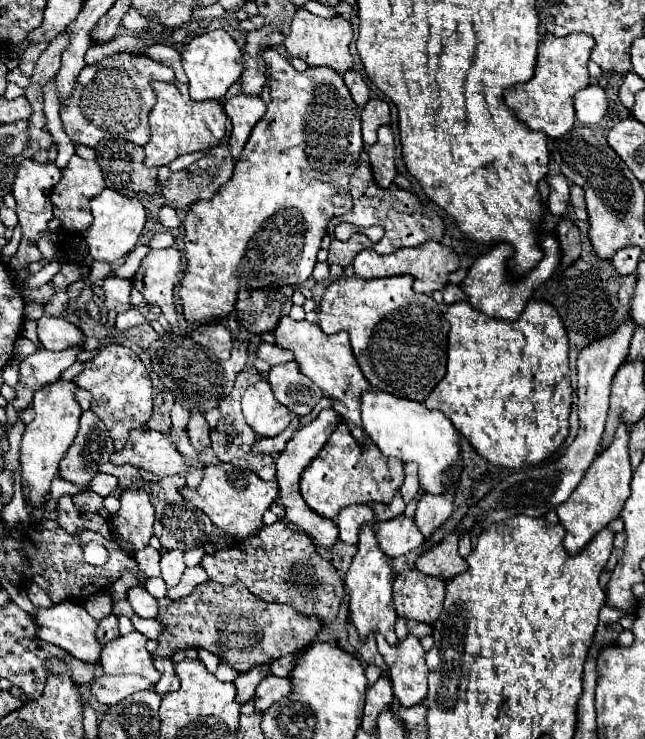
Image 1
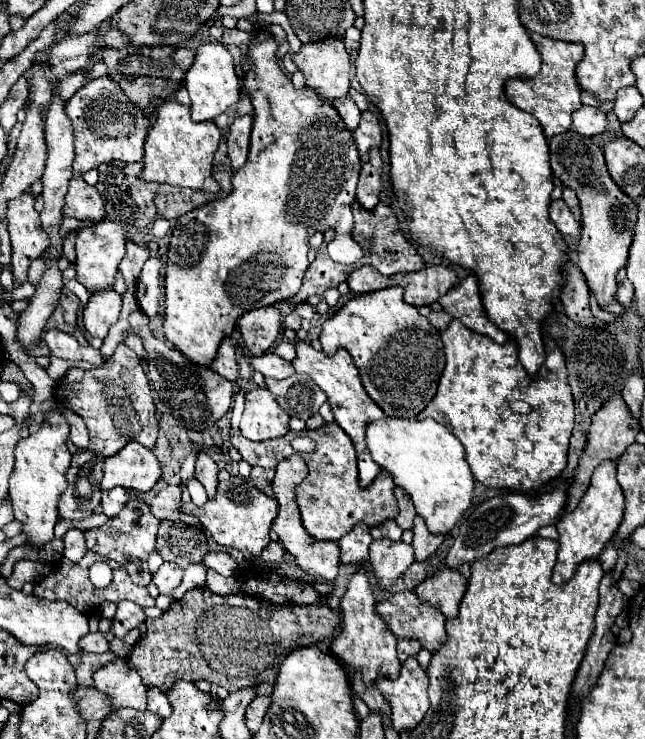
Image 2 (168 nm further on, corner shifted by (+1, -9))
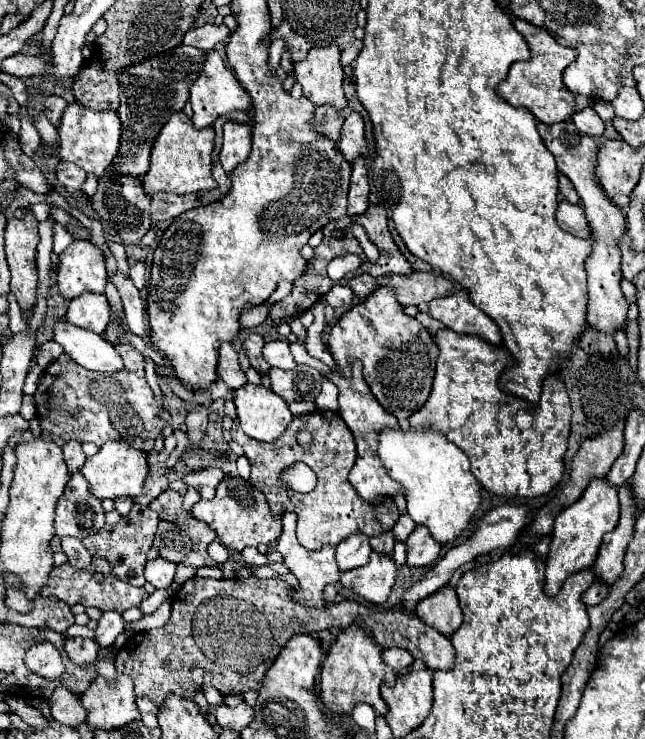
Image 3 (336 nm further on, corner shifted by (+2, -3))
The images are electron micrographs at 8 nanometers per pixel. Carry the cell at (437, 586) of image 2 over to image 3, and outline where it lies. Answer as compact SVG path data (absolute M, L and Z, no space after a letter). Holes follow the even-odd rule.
M444 586L440 592L424 598L420 606L416 606L416 616L444 636L452 636L462 624L462 610L458 606L456 592L450 586Z

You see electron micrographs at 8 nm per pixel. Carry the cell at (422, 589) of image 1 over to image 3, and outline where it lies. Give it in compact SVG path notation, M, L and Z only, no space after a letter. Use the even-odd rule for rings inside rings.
M190 578L188 582L184 582L182 584L182 588L172 596L172 616L170 616L170 620L168 620L168 624L164 626L164 628L158 628L158 630L146 630L146 632L140 632L140 634L136 634L136 636L132 636L122 648L120 648L120 652L118 652L118 656L116 656L116 670L118 670L118 674L126 674L126 676L130 676L132 678L132 682L134 682L134 690L136 690L136 696L146 696L146 698L150 698L158 708L164 704L164 700L166 700L166 696L170 696L170 694L176 694L176 696L180 696L180 698L188 698L188 700L192 700L194 698L194 694L200 690L200 688L204 688L204 686L214 686L220 694L224 694L224 696L228 696L228 694L242 694L242 692L248 692L248 690L260 690L260 686L262 686L262 680L264 680L264 674L266 674L266 670L270 668L270 664L274 662L274 658L278 656L278 652L284 648L284 644L294 636L294 634L310 634L310 632L318 632L318 630L324 630L324 628L334 628L334 626L338 626L338 628L348 628L350 624L358 624L358 626L362 626L362 628L366 628L370 634L372 634L372 638L376 640L376 644L380 644L380 648L404 648L404 650L408 650L410 654L412 654L412 658L418 658L418 660L422 660L430 670L452 670L452 666L454 666L454 646L452 646L452 642L444 636L444 634L440 634L440 632L436 632L434 628L428 628L426 624L422 624L420 622L420 618L416 616L416 614L402 614L402 610L400 610L400 606L396 606L396 608L390 608L388 612L374 612L374 610L368 610L366 606L362 606L362 604L358 604L358 602L354 602L354 600L342 600L340 604L330 604L330 606L326 606L326 608L306 608L306 606L302 606L302 604L298 604L298 602L294 602L292 598L290 598L290 584L288 582L284 582L284 580L278 580L278 578L268 578L268 580L260 580L260 578L232 578L232 580L226 580L226 578L222 578L222 580L212 580L212 578Z

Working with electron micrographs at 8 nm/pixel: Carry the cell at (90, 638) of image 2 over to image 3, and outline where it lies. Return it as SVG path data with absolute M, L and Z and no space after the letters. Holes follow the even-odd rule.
M66 638L64 646L68 658L80 668L90 666L100 652L100 646L94 640L86 640L86 638Z

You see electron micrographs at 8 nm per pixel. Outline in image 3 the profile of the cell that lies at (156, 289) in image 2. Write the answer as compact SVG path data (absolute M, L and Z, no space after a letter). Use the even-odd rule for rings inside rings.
M136 262L136 264L130 268L130 278L134 280L136 288L146 296L146 282L148 282L148 276L146 276L146 266L144 266L144 262Z

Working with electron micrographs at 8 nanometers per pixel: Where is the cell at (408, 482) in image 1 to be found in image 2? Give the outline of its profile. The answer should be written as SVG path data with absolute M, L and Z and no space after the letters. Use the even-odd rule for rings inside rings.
M395 488L395 496L397 496L397 502L399 502L399 516L395 518L397 524L407 530L407 528L413 528L413 518L415 518L415 508L413 508L413 502L409 500L409 496L405 496L405 492L401 492L401 488Z

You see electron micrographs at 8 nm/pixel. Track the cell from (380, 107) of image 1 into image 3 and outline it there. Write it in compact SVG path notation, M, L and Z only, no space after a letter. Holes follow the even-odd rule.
M350 112L346 116L342 130L340 130L338 150L344 154L344 158L348 162L352 162L354 158L368 152L366 138L364 138L364 122L362 122L362 116L358 112Z

